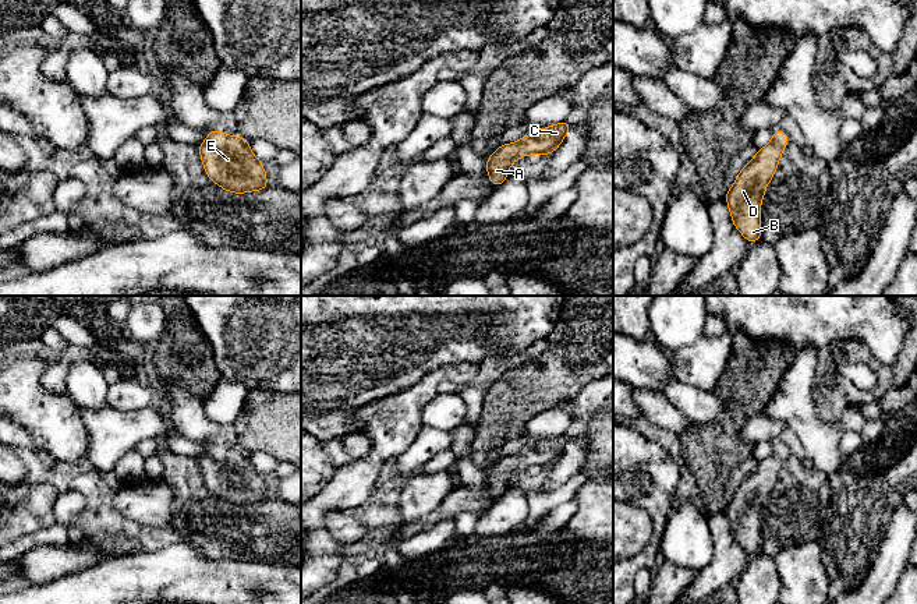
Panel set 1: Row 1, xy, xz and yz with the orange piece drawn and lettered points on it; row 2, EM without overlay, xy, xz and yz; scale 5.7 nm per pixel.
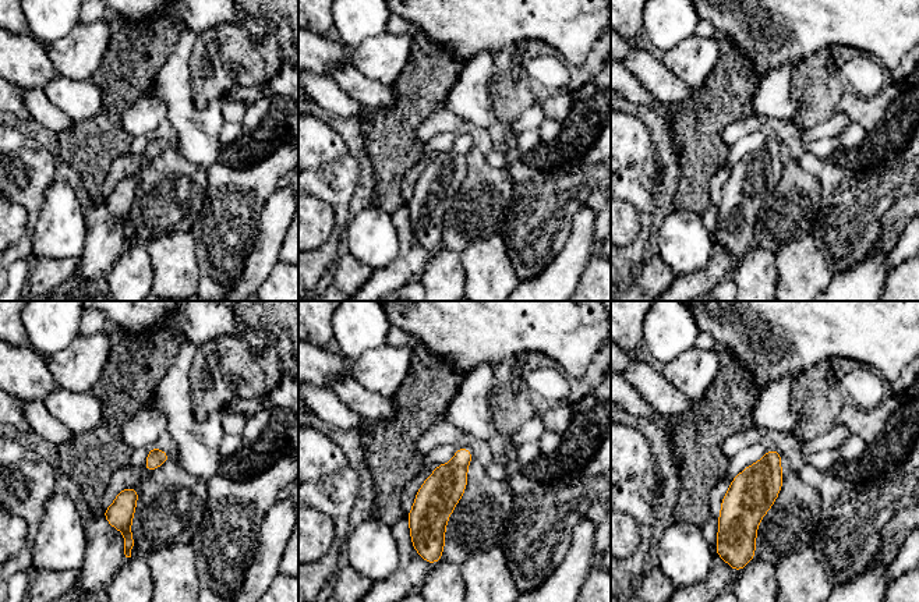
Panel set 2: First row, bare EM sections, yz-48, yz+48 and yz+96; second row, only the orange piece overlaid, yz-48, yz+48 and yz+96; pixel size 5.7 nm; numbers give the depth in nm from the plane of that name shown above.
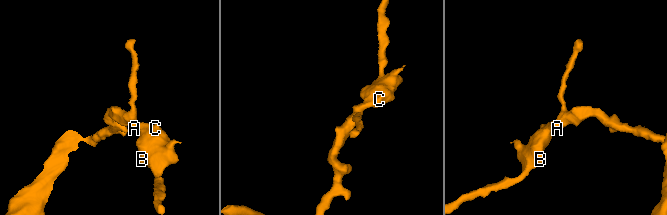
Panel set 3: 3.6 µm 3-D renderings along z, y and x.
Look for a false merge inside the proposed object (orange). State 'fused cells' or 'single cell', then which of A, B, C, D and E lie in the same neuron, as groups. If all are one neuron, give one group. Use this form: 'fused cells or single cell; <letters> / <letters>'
single cell; A B C D E

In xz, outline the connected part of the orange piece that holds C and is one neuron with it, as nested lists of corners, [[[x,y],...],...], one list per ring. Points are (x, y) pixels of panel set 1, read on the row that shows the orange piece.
[[[566,120],[537,130],[531,135],[525,135],[513,144],[503,144],[499,146],[488,159],[486,159],[486,173],[489,176],[491,183],[498,188],[509,176],[510,165],[527,155],[539,153],[539,155],[550,155],[553,151],[559,148],[564,135],[574,126],[567,123]]]

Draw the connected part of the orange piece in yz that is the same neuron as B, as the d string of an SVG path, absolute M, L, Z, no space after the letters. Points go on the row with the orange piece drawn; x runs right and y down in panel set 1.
M773 130L772 141L757 149L753 160L740 170L733 187L726 191L725 201L729 205L733 225L750 244L761 240L761 201L789 142L786 133Z

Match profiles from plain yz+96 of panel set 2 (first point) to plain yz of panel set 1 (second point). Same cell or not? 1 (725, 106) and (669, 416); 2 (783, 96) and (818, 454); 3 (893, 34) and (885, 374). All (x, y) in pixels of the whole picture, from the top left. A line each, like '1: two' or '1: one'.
1: two
2: one
3: two

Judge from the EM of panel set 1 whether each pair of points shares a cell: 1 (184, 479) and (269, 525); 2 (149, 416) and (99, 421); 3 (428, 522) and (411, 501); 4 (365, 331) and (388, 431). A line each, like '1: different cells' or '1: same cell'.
1: same cell
2: same cell
3: different cells
4: different cells

